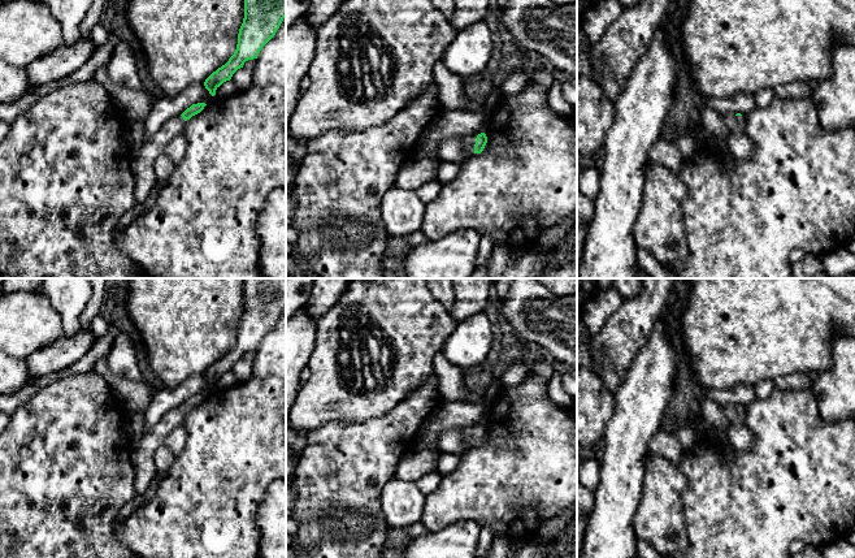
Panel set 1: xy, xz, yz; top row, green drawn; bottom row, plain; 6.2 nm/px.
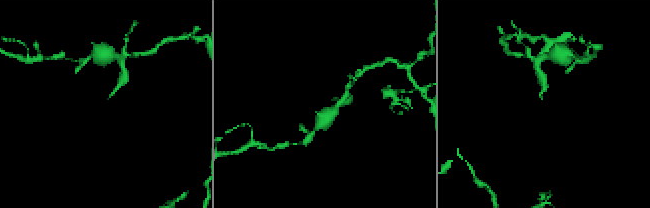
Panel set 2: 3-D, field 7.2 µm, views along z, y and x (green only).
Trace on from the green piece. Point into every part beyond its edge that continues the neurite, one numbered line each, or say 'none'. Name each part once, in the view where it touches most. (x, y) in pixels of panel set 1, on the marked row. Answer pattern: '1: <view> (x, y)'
1: xz (469, 142)

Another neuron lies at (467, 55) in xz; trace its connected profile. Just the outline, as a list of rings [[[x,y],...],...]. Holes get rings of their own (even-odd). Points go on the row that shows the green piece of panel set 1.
[[[478,21],[457,33],[440,61],[461,79],[478,74],[489,62],[495,33],[485,21]]]

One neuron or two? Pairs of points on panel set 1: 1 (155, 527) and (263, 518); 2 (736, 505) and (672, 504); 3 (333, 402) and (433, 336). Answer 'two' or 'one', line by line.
1: two
2: two
3: one

